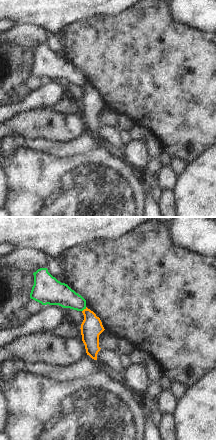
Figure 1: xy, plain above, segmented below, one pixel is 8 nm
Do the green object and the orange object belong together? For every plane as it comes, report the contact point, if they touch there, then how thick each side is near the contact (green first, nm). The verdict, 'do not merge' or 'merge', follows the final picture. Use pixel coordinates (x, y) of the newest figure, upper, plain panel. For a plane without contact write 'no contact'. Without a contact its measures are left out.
contact (84, 84); calibres 190 and 170 nm

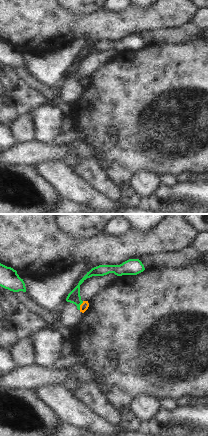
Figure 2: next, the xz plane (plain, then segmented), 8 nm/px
contact (80, 80); calibres 100 and 70 nm

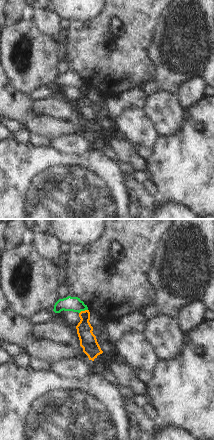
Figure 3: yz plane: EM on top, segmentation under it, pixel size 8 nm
contact (83, 86); calibres 120 and 130 nm

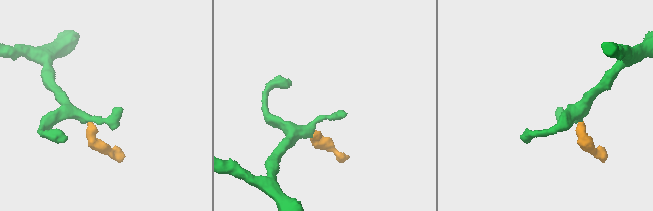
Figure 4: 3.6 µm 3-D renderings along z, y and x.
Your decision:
do not merge

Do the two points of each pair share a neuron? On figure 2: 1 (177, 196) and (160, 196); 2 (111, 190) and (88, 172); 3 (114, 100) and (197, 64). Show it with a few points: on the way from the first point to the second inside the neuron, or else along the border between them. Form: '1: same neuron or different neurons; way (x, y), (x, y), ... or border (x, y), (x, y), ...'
1: same neuron; way (173, 196), (164, 196)
2: same neuron; way (105, 186), (94, 176)
3: same neuron; way (135, 100), (150, 100), (161, 91), (176, 85)

